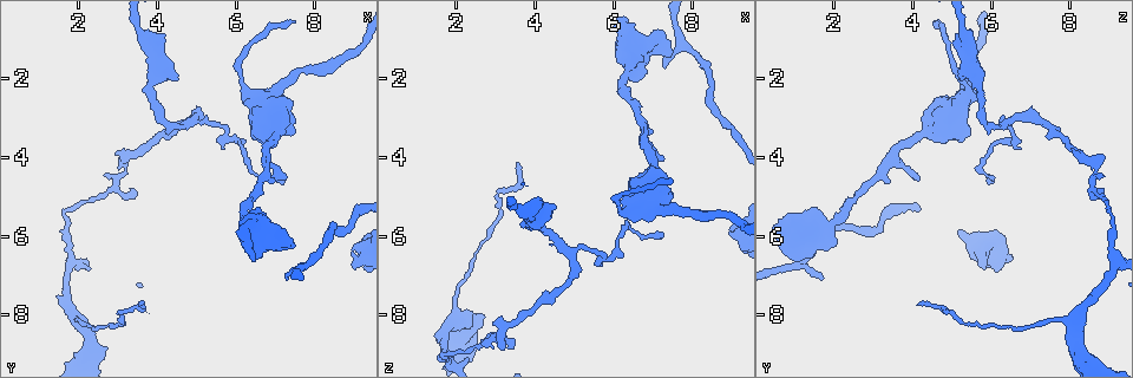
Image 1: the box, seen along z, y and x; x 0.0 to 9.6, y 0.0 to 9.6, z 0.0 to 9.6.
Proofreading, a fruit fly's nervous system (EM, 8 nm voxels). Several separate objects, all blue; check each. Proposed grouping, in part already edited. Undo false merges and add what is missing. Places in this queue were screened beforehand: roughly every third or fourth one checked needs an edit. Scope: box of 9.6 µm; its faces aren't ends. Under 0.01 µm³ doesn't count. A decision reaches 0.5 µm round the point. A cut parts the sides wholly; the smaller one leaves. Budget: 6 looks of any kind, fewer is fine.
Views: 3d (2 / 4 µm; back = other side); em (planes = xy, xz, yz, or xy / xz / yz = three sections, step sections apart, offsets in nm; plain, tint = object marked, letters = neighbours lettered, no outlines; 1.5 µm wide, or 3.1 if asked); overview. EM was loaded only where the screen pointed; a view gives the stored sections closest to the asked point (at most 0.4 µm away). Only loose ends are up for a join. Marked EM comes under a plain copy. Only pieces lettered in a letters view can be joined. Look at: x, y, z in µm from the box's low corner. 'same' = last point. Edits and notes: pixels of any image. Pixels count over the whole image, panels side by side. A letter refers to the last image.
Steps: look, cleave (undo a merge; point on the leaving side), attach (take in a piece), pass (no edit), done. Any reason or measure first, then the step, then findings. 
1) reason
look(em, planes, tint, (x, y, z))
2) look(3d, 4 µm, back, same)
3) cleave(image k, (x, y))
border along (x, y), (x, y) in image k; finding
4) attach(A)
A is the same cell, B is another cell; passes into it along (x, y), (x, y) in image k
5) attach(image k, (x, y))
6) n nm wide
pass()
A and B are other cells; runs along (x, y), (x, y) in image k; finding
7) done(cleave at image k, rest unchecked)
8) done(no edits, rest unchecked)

thin end
look(3d, 2 µm, (7.15, 4.65, 5.95))

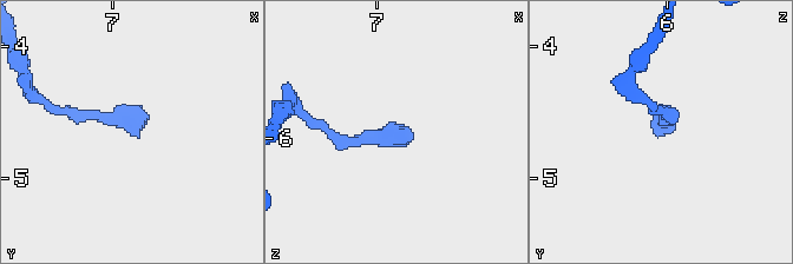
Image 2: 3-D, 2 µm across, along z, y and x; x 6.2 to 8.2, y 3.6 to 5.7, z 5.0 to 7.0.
look(em, xz, step 4, tint, (7.20, 4.68, 5.92))

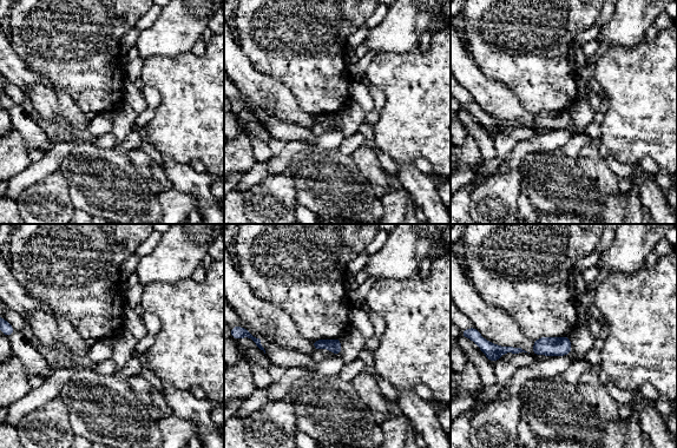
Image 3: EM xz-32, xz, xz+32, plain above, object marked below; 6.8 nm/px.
look(em, yz, step 8, letters, same)

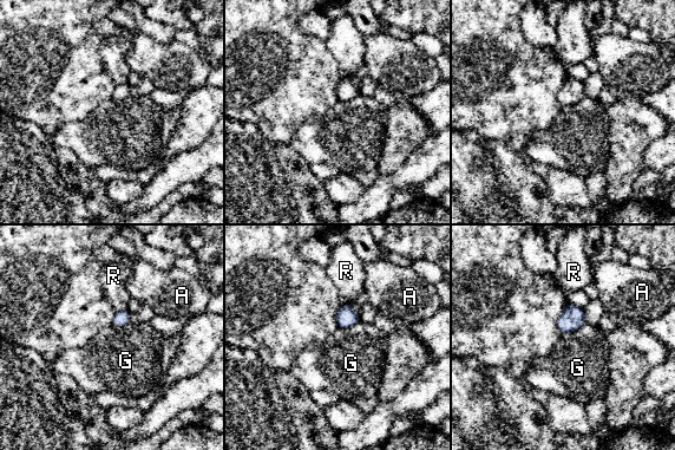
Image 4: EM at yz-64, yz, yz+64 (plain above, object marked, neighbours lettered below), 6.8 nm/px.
pass()
A, G and R are other cells; border along (584, 323), (576, 330), (562, 334) in image 4; none of them fits

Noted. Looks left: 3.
branch stops here
look(em, xz, step 8, tint, (7.25, 7.15, 1.70))

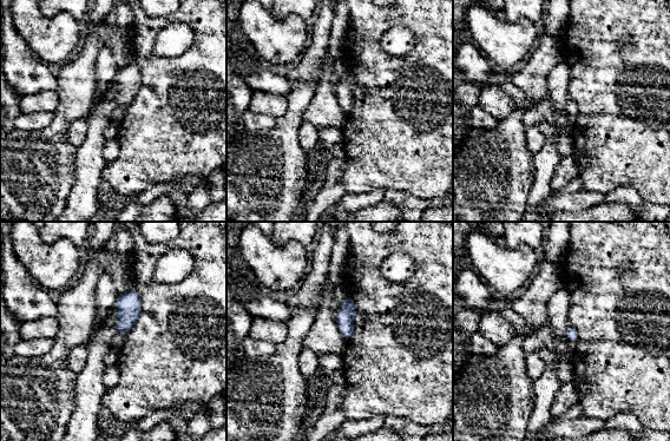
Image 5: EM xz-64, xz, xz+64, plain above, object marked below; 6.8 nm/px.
another direction
look(em, planes, letters, same)

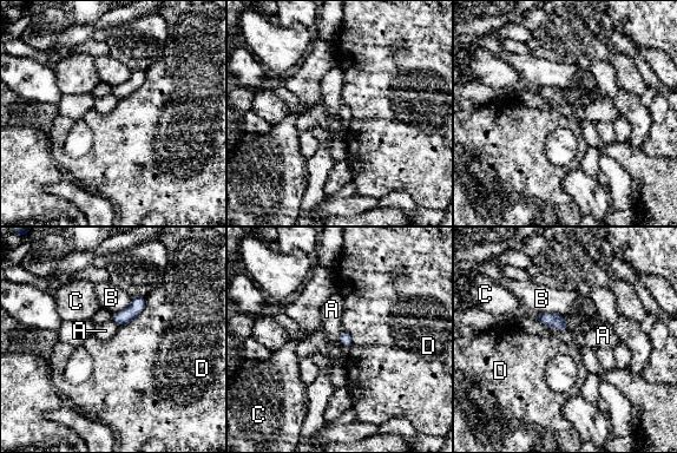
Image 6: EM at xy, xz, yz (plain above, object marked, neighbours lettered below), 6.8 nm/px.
pass()
A, B, C and D are other cells; border along (533, 320), (567, 332) in image 6; none of them fits

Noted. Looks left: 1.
done(no edits, rest unchecked)

